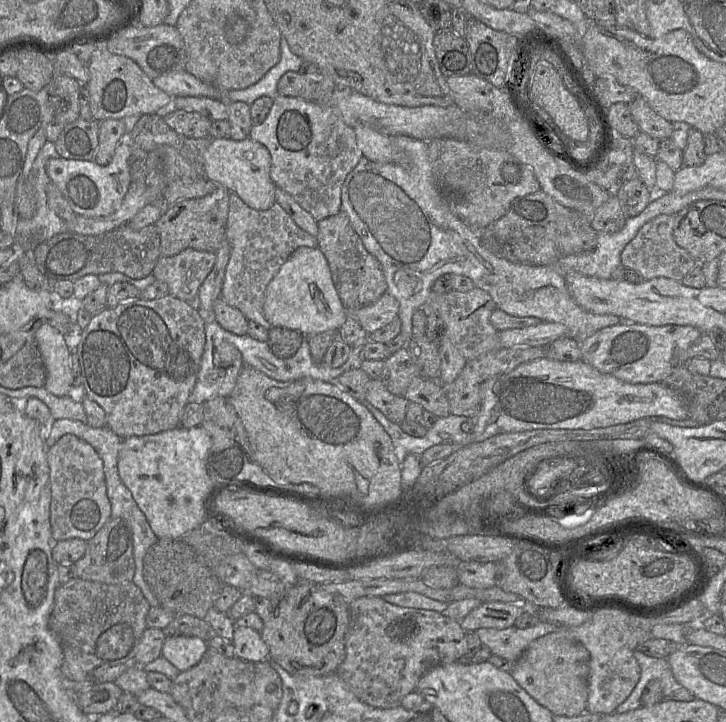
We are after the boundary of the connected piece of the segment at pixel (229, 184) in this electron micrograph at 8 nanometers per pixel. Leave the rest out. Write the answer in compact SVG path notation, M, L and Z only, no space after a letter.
M250 137L236 141L231 138L211 138L204 154L204 175L236 193L249 207L264 211L275 204L276 186L270 177L271 155L261 143Z

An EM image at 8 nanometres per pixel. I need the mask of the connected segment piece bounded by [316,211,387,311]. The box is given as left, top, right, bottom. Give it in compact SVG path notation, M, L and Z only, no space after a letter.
M343 211L318 222L316 239L328 261L334 286L346 311L369 305L387 293L387 283L379 261L366 250Z

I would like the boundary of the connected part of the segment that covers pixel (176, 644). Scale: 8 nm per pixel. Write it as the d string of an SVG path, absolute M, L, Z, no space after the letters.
M196 636L166 637L161 654L180 672L195 666L208 650L207 642Z

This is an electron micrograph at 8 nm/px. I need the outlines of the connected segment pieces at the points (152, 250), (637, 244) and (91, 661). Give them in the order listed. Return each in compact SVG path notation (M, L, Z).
M125 224L98 235L63 232L56 234L49 240L35 243L34 256L38 269L51 282L57 280L71 280L74 282L88 274L100 275L112 272L120 272L132 279L142 279L153 272L158 259L161 257L160 233L155 224L150 224L140 230L134 230L128 224Z
M668 214L658 215L645 223L621 252L620 265L638 272L645 280L665 277L682 281L698 263L687 250L675 242L673 224L674 215Z
M73 578L59 586L48 625L63 652L61 673L66 683L83 681L100 666L134 663L150 608L133 581L104 584Z

